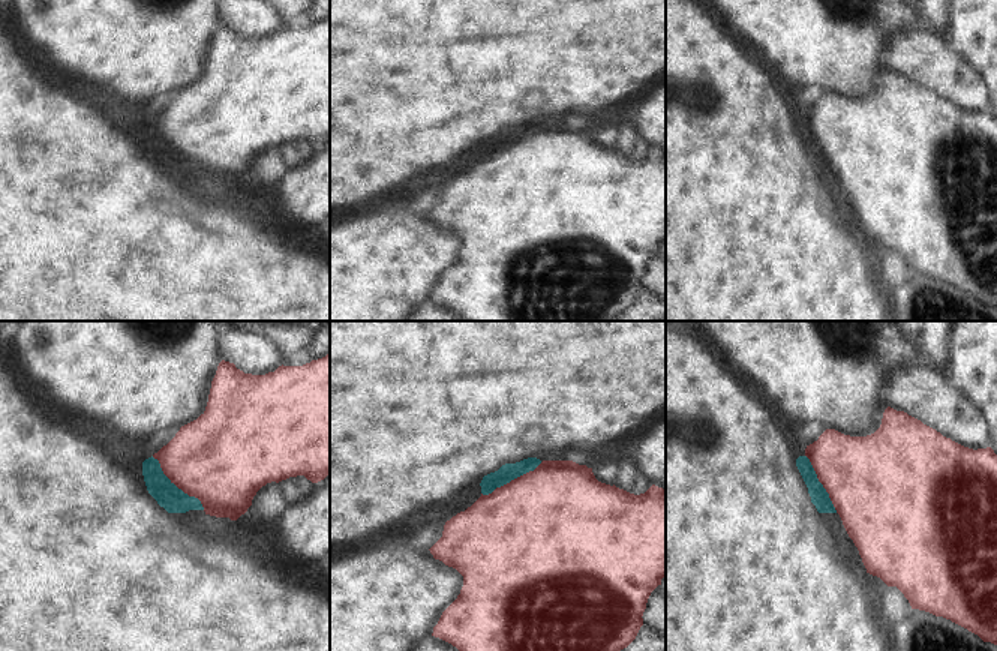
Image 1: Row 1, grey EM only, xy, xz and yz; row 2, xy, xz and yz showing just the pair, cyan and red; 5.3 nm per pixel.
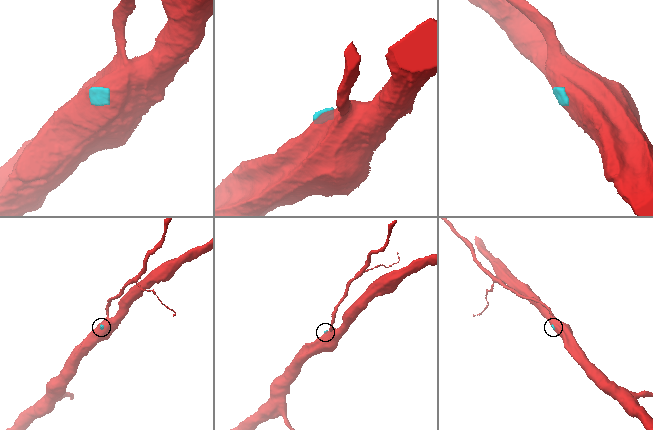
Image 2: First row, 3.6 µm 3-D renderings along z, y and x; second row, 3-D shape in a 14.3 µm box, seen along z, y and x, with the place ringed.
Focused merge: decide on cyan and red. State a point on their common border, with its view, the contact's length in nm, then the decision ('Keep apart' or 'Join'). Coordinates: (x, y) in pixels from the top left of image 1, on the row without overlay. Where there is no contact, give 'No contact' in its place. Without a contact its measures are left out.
Touches cyan at xy (176, 150). Shared border 400 nm. Keep apart.

